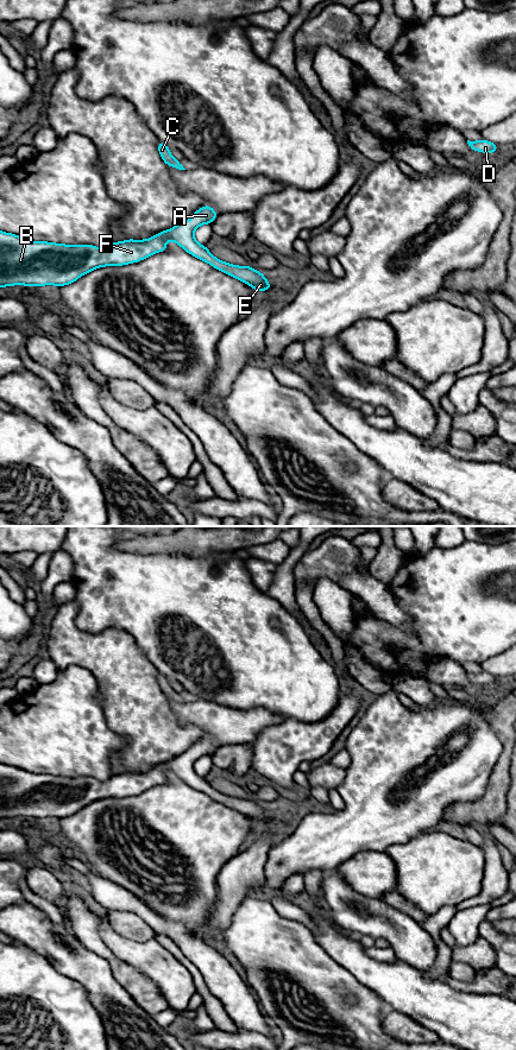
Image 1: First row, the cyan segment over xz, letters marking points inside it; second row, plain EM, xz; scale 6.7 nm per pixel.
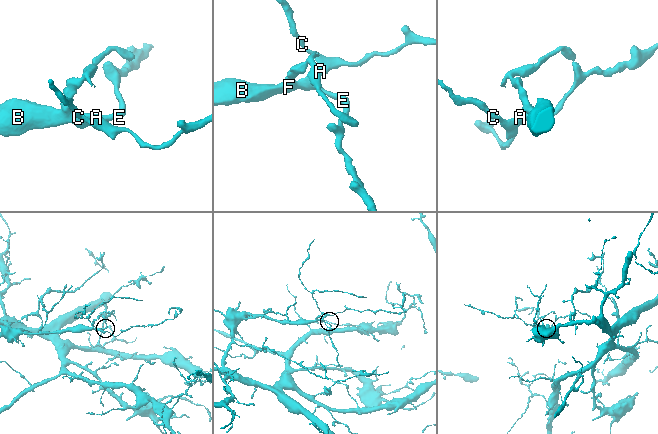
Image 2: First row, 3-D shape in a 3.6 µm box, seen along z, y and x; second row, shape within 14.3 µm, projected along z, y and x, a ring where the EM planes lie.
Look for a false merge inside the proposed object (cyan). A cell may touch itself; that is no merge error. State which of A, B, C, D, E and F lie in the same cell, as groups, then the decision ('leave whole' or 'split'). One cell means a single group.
A B C D E F | leave whole

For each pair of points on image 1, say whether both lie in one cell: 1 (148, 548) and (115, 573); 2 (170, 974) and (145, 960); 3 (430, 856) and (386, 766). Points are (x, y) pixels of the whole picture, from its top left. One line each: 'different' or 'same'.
1: different
2: same
3: different

